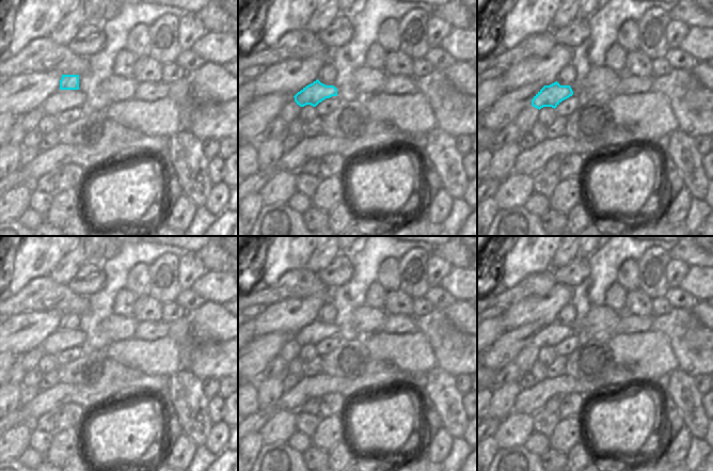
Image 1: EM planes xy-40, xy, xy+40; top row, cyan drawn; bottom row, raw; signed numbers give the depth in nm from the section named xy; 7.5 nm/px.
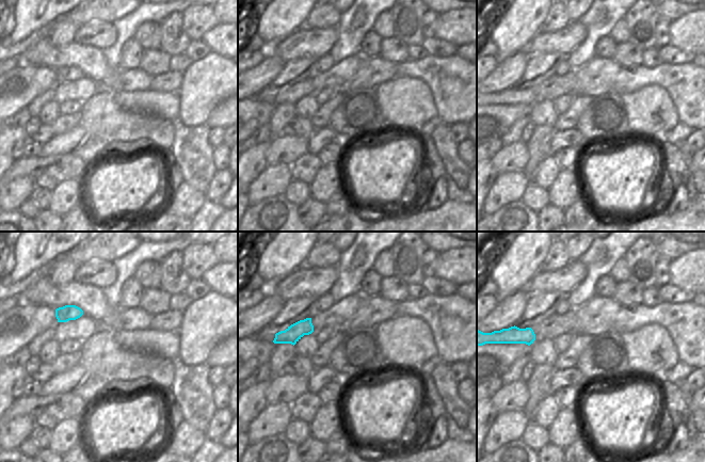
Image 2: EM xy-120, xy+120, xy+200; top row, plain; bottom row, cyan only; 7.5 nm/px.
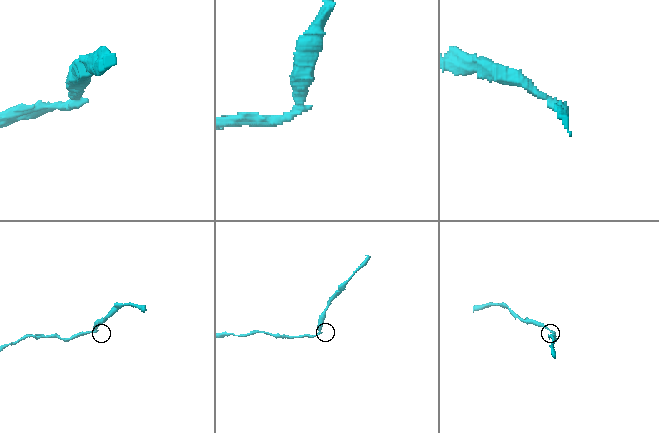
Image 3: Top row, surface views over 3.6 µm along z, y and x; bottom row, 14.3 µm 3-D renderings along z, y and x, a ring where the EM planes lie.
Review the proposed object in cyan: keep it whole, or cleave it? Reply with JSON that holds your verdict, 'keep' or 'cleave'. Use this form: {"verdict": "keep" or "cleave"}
{"verdict": "cleave"}

